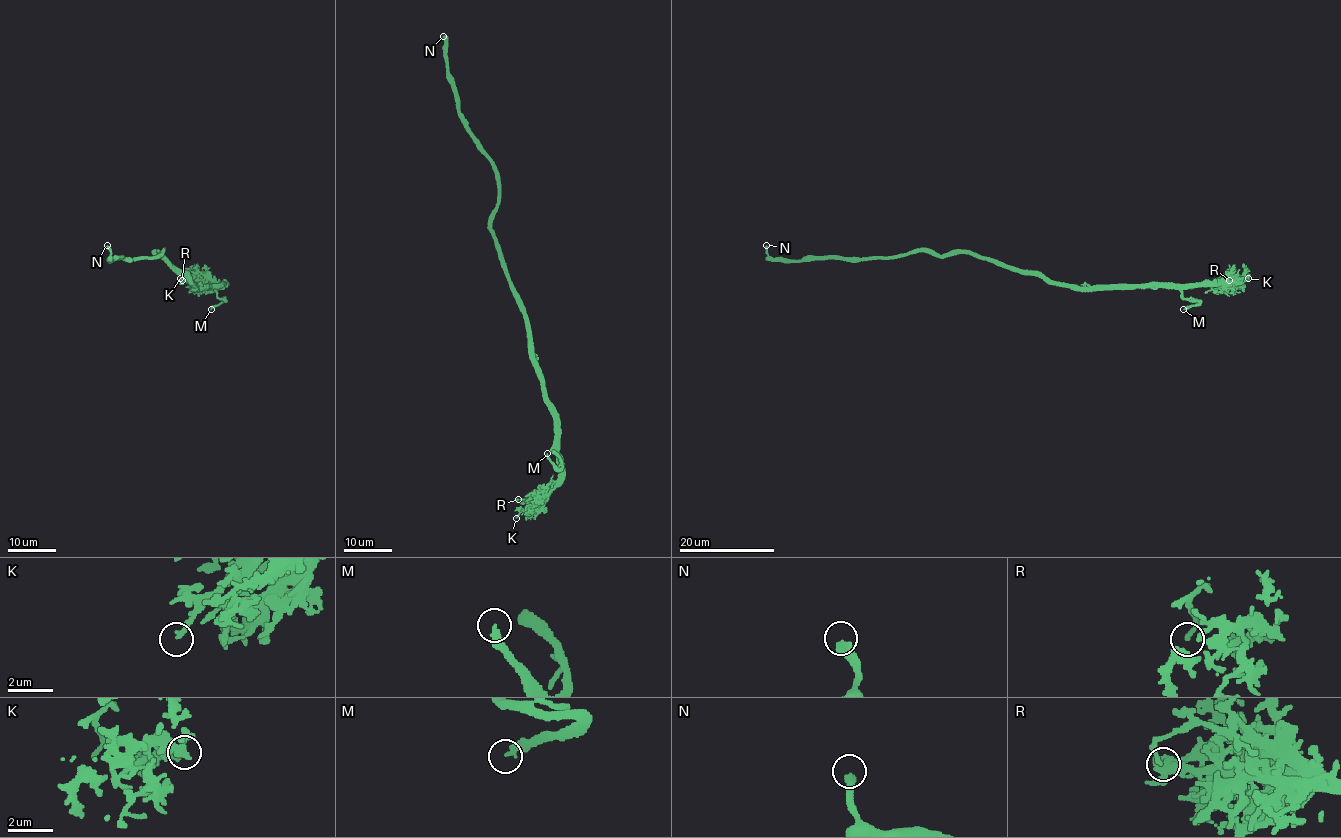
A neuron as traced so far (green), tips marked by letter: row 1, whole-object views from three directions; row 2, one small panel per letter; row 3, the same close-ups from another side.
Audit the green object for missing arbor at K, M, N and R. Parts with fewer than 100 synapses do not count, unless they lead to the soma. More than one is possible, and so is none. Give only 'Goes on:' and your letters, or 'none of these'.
Goes on: M

